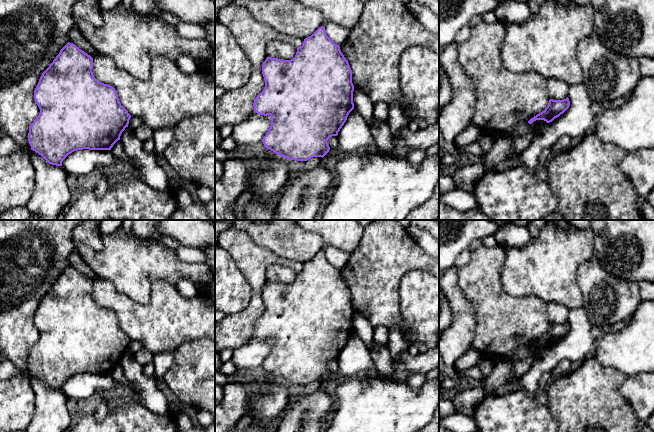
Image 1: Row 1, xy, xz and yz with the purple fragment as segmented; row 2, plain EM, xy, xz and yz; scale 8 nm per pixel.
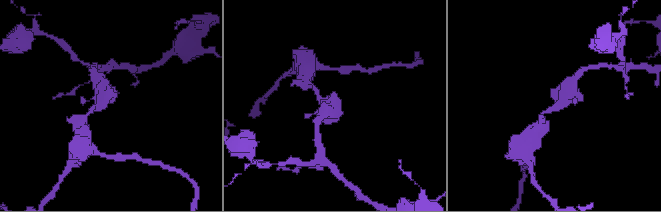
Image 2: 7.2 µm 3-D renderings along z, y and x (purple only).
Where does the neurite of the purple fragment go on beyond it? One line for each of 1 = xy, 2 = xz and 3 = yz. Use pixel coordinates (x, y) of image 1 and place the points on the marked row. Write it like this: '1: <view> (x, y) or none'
1: none
2: none
3: none

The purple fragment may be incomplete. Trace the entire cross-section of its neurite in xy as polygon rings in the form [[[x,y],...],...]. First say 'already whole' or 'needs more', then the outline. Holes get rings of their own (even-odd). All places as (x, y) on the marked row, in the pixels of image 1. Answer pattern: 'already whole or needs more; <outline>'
already whole; [[[68,42],[34,90],[40,113],[29,127],[28,141],[49,164],[62,166],[63,160],[77,150],[111,150],[128,127],[131,115],[121,105],[115,88],[99,82],[92,69],[93,58]]]

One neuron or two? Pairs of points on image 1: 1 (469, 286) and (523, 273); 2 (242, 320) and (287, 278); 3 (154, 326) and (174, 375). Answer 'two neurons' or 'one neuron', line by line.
1: two neurons
2: two neurons
3: two neurons

